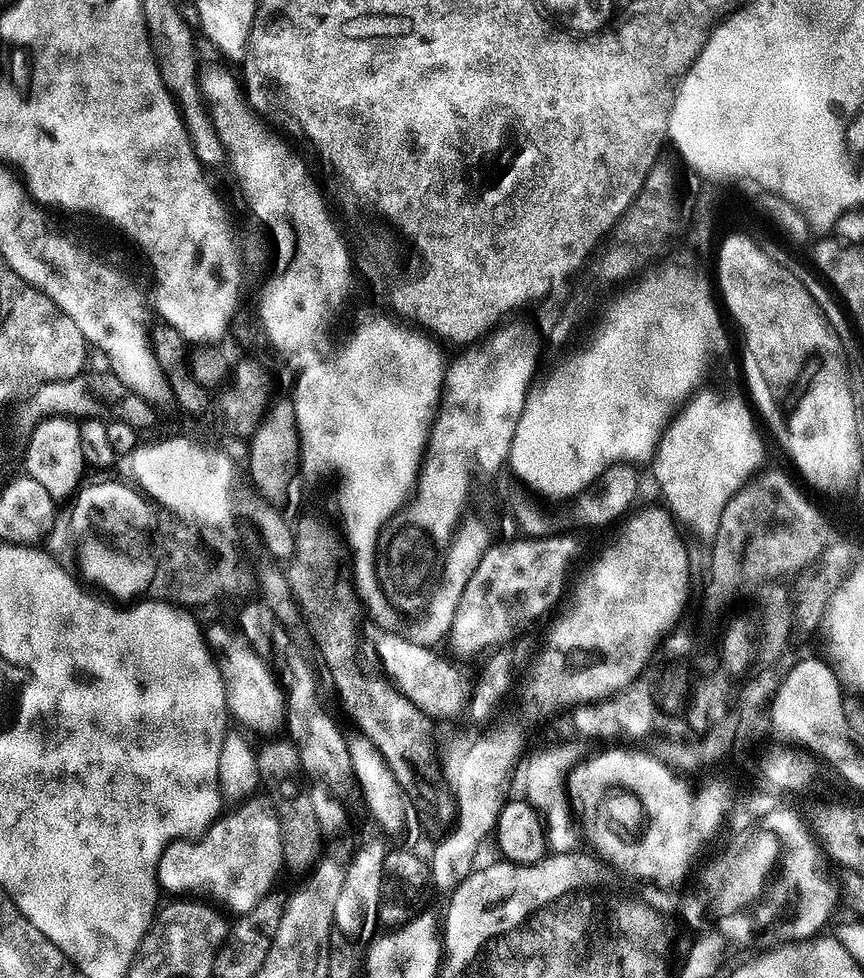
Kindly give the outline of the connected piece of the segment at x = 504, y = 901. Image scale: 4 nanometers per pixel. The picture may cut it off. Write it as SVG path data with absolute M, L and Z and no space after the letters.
M548 854L544 859L536 864L513 864L511 862L501 862L502 864L492 864L489 868L484 868L481 872L465 875L464 879L447 897L448 909L442 916L442 936L488 936L488 938L508 938L516 932L522 932L528 928L528 924L534 921L534 914L530 910L560 894L561 890L566 891L566 886L580 882L582 874L578 872L574 860L568 854Z

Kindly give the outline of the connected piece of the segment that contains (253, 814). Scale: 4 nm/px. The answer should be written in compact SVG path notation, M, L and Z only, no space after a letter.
M260 795L249 797L233 807L236 809L228 814L226 812L218 816L203 836L192 840L177 840L162 849L168 855L168 876L172 876L172 889L169 895L193 896L201 901L218 905L221 909L224 907L234 913L234 916L248 913L268 895L275 887L274 882L279 868L281 870L284 864L283 844L276 807L271 799L269 801Z

